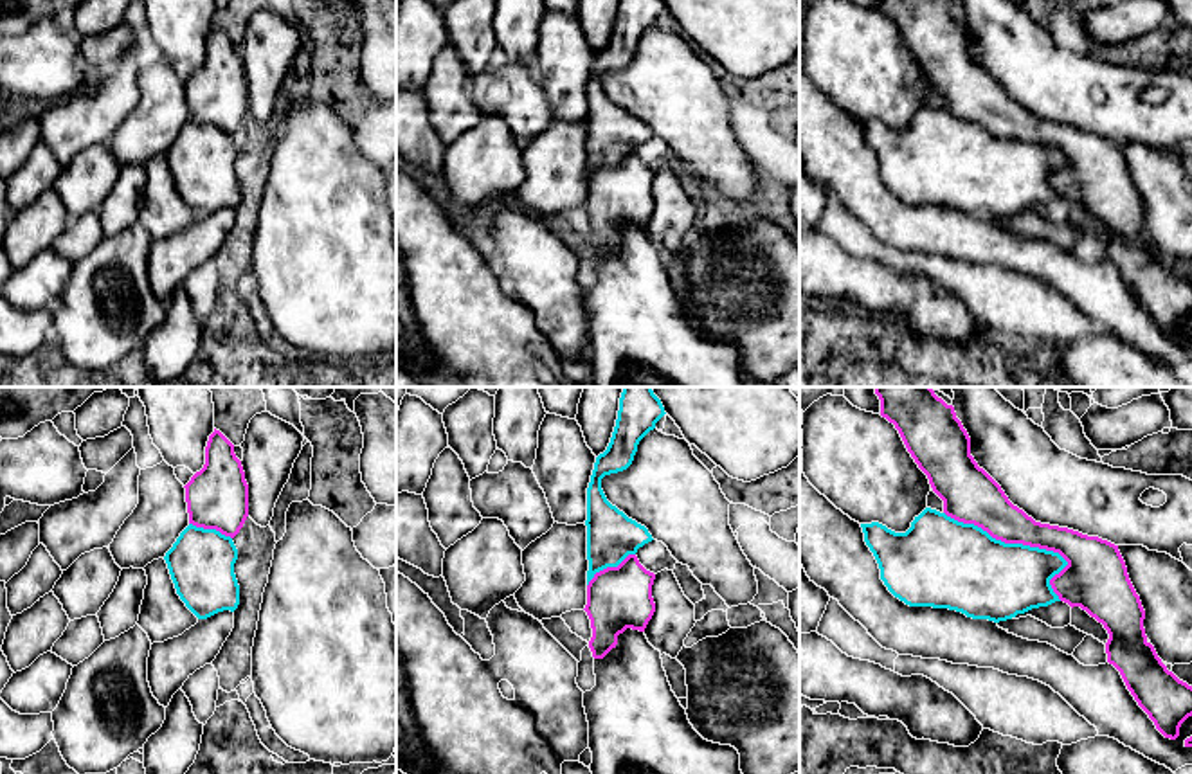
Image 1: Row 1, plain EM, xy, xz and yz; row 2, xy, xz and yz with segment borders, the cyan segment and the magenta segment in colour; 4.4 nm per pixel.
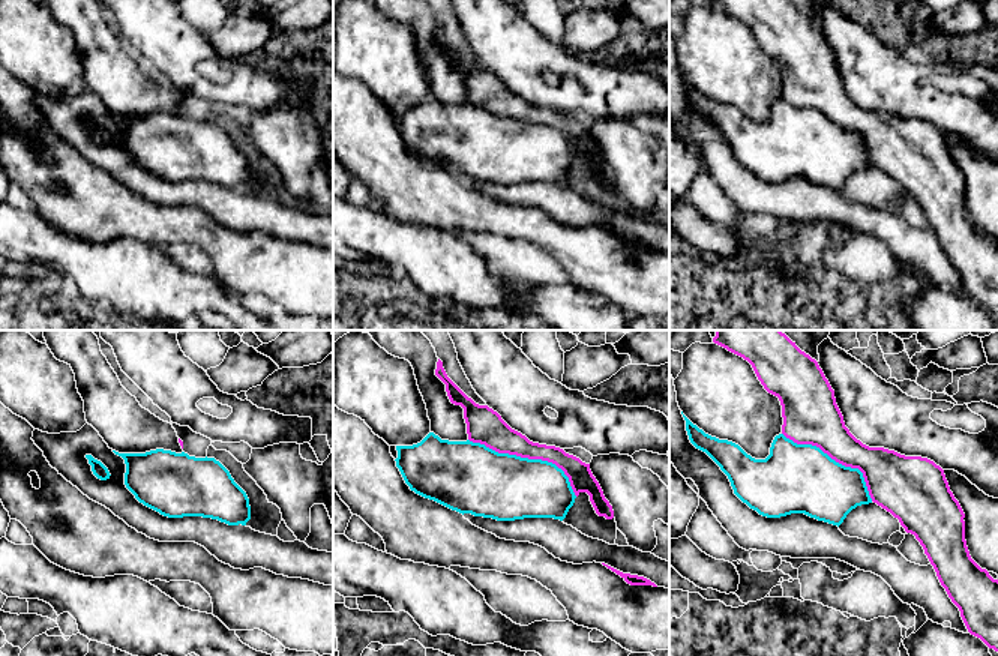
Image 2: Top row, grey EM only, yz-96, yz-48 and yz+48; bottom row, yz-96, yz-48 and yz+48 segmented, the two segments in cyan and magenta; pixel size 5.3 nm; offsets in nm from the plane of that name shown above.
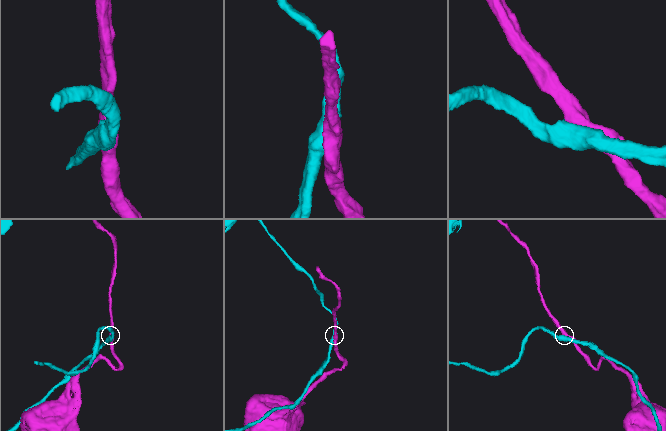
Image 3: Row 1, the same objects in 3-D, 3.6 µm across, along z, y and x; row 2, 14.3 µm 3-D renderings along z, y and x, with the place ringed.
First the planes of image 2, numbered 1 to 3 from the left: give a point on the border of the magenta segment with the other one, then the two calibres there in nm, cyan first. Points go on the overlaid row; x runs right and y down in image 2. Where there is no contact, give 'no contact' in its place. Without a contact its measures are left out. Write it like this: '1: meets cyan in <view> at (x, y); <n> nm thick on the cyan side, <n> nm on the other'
1: no contact
2: meets cyan in yz-48 at (527, 458); 360 nm thick on the cyan side, 170 nm on the other
3: meets cyan in yz+48 at (835, 461); 360 nm thick on the cyan side, 280 nm on the other

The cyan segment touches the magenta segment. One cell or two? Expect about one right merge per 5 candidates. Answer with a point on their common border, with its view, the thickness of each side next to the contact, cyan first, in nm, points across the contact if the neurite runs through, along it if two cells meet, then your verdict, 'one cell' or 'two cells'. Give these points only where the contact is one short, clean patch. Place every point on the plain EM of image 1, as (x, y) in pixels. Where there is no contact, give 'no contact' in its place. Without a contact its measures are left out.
meets cyan in yz at (1025, 143); 360 nm thick on the cyan side, 200 nm on the other; two cells

